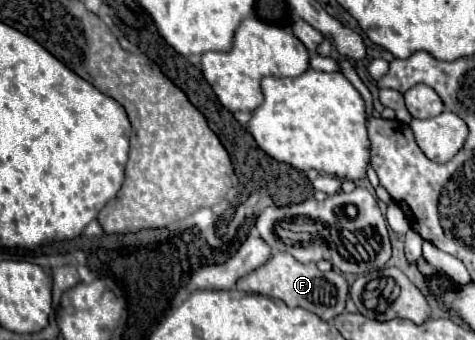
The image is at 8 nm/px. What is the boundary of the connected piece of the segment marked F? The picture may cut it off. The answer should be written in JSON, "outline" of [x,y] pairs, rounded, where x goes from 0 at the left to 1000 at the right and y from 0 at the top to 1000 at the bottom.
{"outline":[[[577,741],[560,776],[505,818],[497,847],[522,865],[556,865],[556,871],[589,876],[606,900],[644,906],[648,918],[661,918],[686,947],[724,918],[724,894],[733,876],[733,835],[720,806],[703,794],[674,800],[665,776],[632,776],[623,759],[606,753],[606,741]]]}

